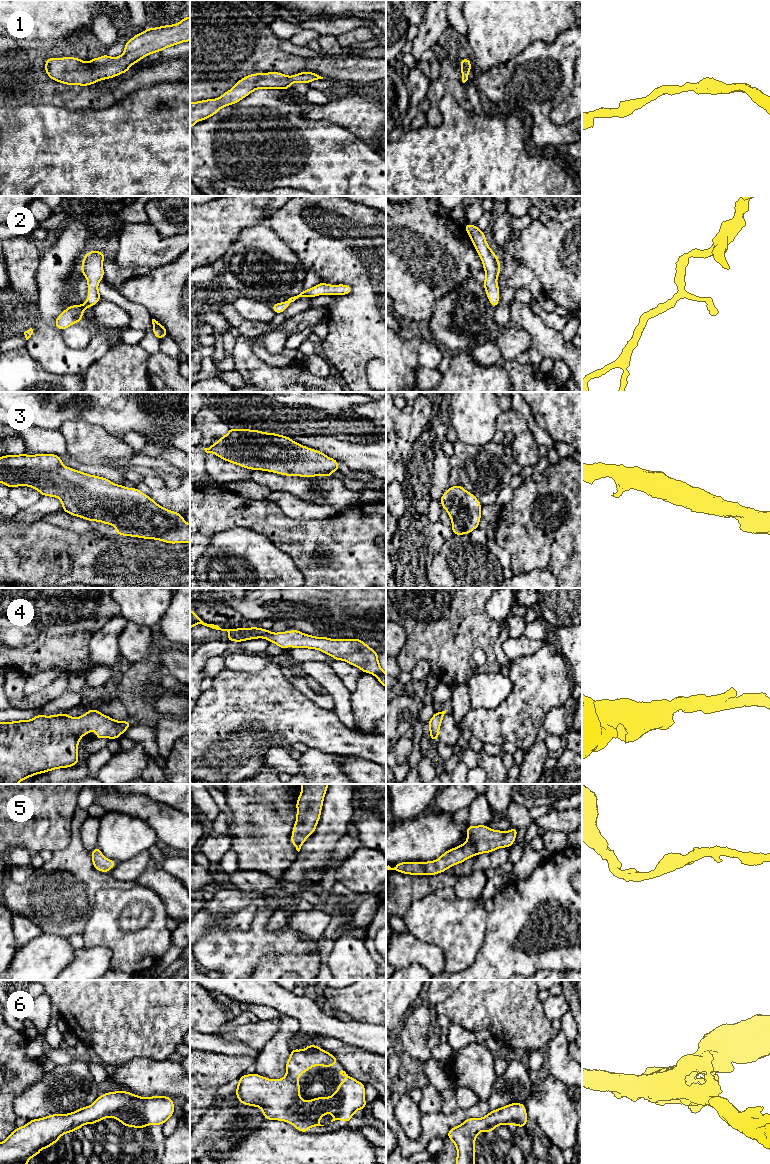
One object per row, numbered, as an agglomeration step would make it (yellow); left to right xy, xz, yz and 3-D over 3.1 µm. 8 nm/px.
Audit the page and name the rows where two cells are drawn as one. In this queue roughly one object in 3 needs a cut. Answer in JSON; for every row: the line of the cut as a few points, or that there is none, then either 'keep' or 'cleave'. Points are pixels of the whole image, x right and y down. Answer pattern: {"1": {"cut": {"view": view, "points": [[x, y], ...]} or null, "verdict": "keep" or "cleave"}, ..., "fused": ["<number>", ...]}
{"1": {"cut": null, "verdict": "keep"}, "2": {"cut": null, "verdict": "keep"}, "3": {"cut": null, "verdict": "keep"}, "4": {"cut": null, "verdict": "keep"}, "5": {"cut": null, "verdict": "keep"}, "6": {"cut": null, "verdict": "keep"}, "fused": []}

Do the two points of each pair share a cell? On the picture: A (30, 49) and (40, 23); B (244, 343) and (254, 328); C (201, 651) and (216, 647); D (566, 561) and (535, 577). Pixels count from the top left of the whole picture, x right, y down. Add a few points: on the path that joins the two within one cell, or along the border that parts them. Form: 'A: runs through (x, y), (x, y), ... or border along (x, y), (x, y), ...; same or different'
A: border along (37, 38), (50, 44), (56, 44), (61, 39); different
B: border along (269, 327), (266, 331), (254, 337), (243, 336); different
C: runs through (205, 651), (212, 649); same
D: border along (525, 572), (536, 569), (548, 569), (556, 577); different

